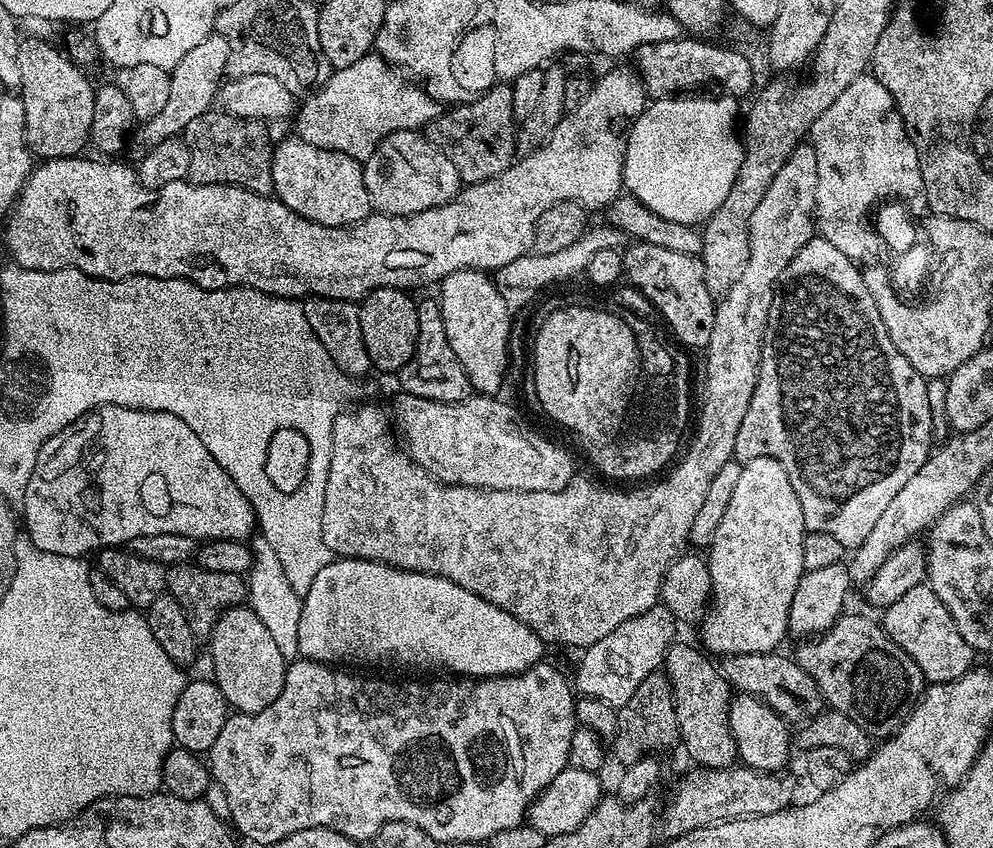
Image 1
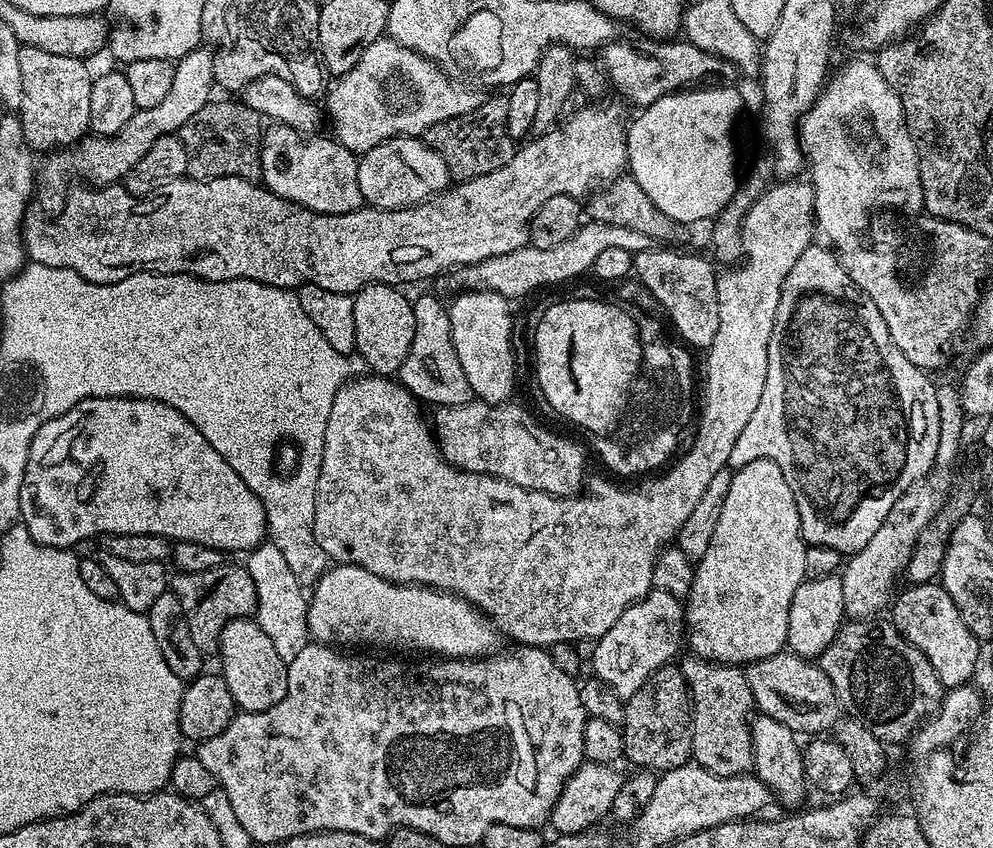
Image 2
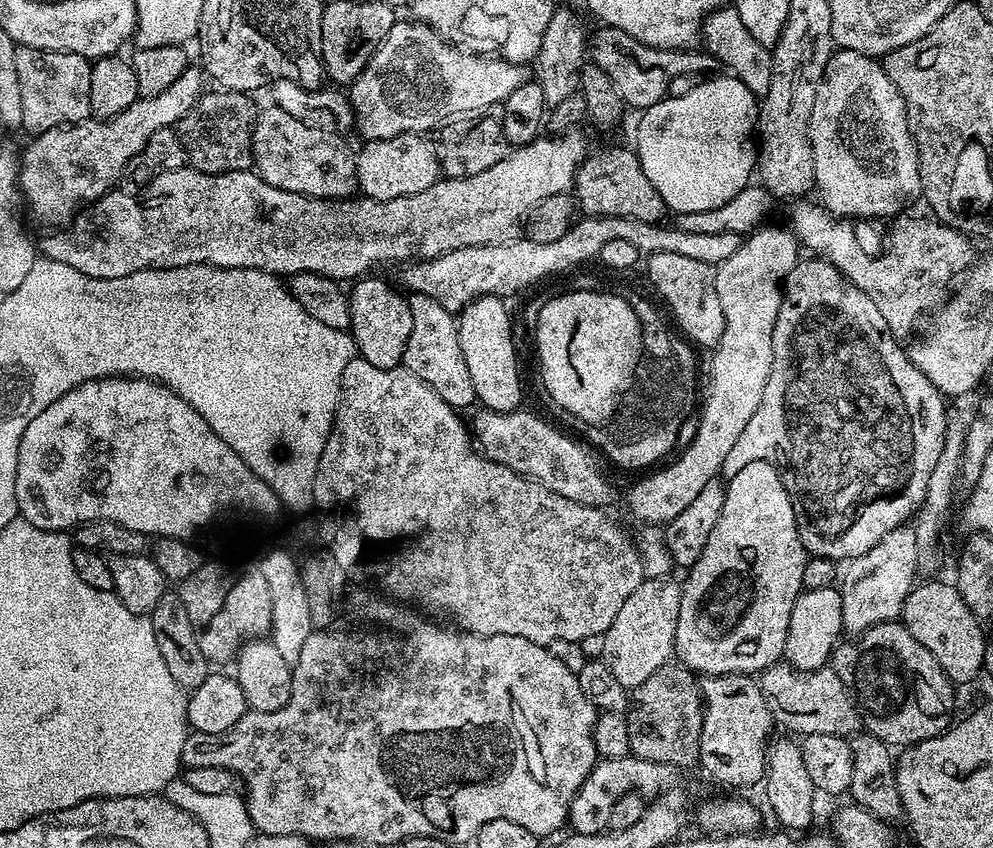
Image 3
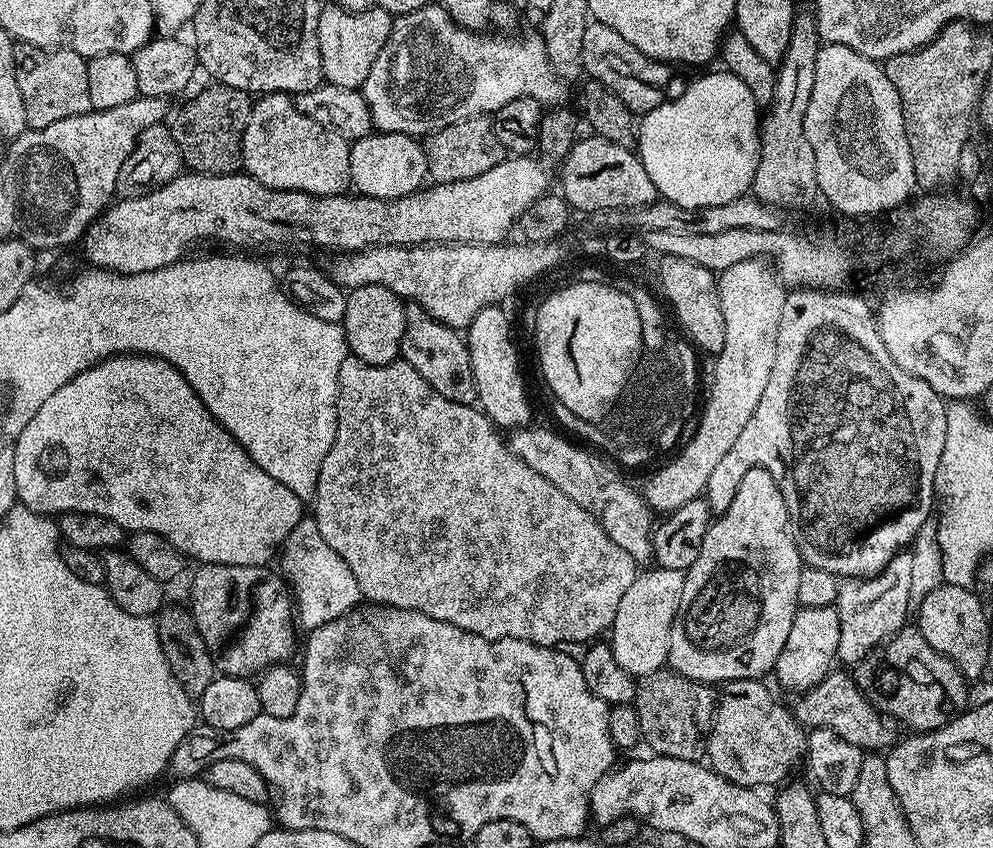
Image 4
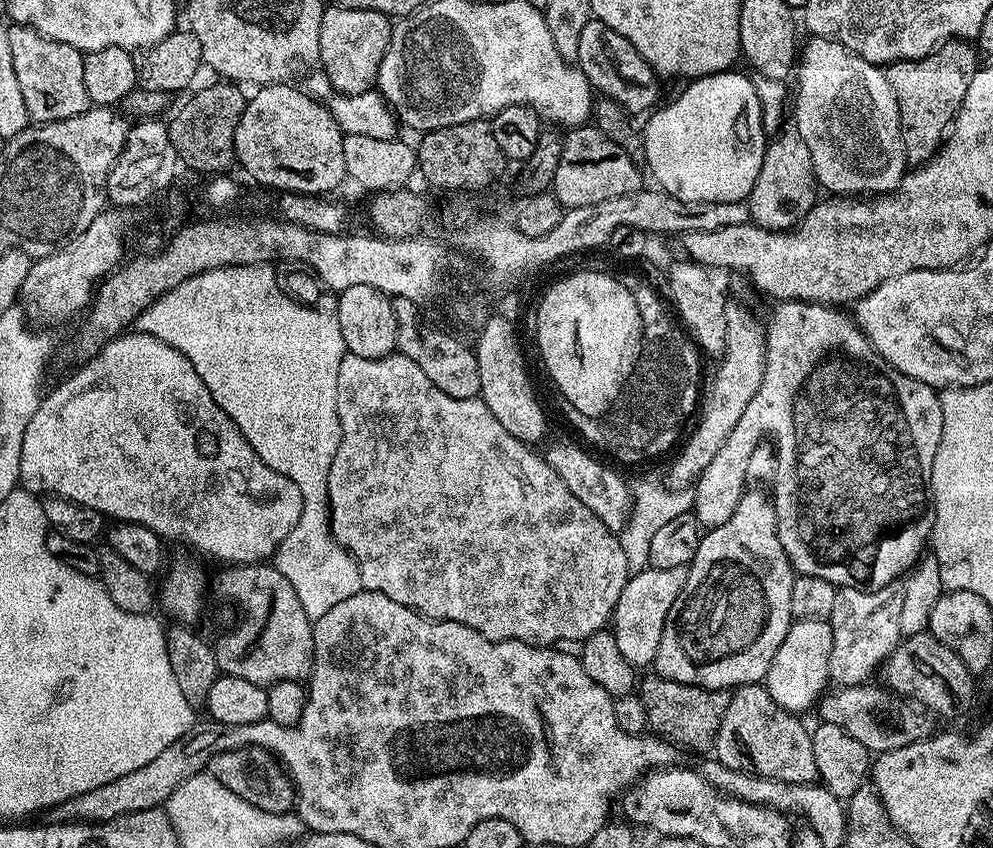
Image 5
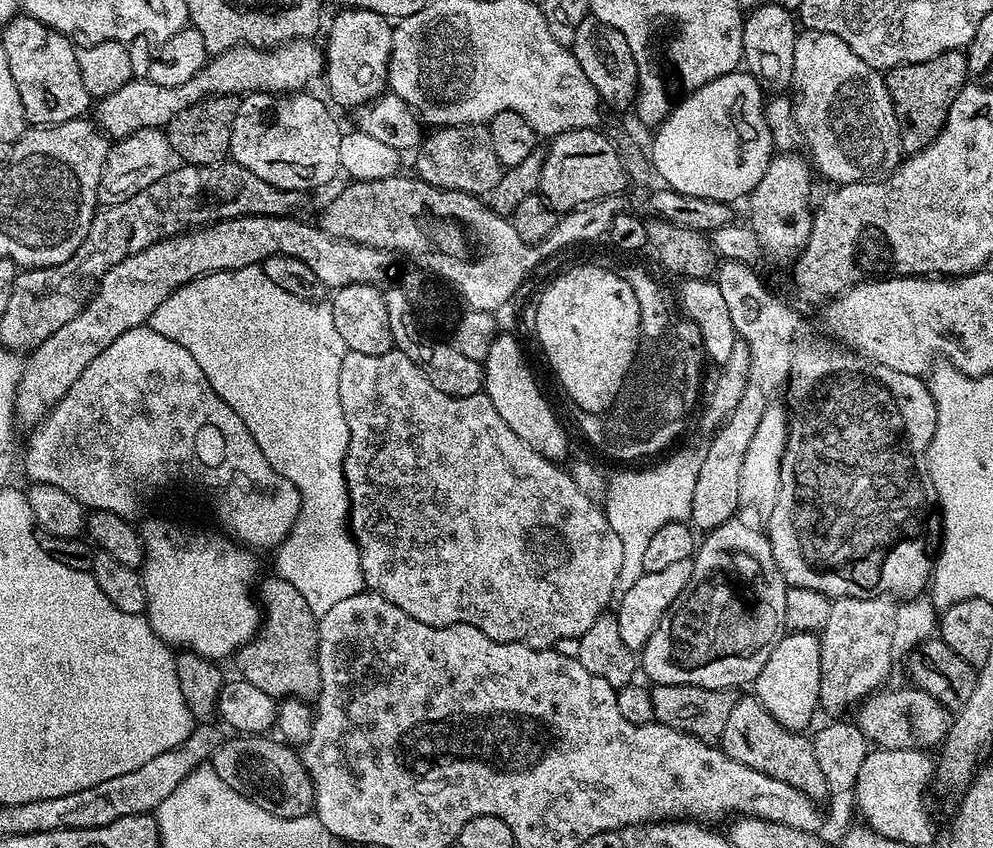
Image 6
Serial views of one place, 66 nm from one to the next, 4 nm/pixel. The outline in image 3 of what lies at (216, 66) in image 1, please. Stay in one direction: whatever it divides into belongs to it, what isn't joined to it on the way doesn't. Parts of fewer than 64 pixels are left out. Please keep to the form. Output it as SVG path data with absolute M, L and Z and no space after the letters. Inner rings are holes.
M190 66L180 75L178 82L173 82L166 90L162 90L162 94L141 96L139 100L126 106L122 114L107 118L89 118L33 135L24 152L22 148L19 153L20 195L24 198L27 215L32 215L40 224L63 226L72 223L72 218L78 210L91 205L93 200L99 200L117 187L116 179L123 172L125 175L130 162L135 161L146 142L150 142L150 134L175 126L187 114L205 91L204 80L206 81L205 73L199 67Z

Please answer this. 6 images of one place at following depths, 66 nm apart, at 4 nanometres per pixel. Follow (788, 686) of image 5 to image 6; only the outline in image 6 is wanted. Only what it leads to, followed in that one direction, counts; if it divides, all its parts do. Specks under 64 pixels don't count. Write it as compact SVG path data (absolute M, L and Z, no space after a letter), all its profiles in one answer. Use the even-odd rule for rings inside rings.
M789 631L774 646L770 658L766 658L766 666L758 674L754 682L756 699L782 722L791 732L803 733L804 727L815 718L820 708L820 679L822 678L822 654L820 653L820 637L814 632Z

